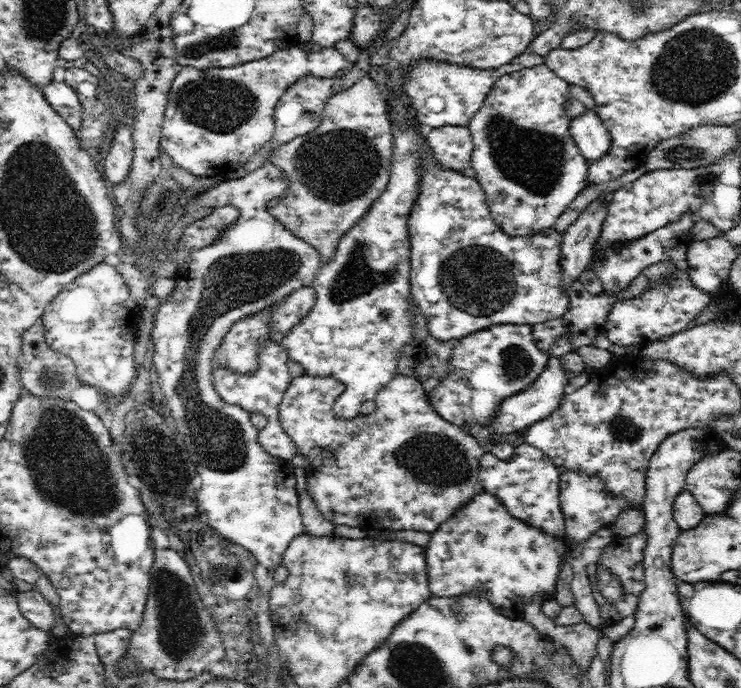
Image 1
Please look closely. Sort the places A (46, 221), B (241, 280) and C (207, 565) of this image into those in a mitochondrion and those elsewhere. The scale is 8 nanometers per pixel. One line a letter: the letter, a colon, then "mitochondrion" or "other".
A: mitochondrion
B: mitochondrion
C: mitochondrion

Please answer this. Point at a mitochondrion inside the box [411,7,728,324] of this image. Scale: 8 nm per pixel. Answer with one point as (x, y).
(533, 159)

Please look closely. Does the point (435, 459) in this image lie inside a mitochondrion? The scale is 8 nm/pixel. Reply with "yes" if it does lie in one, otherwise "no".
yes

